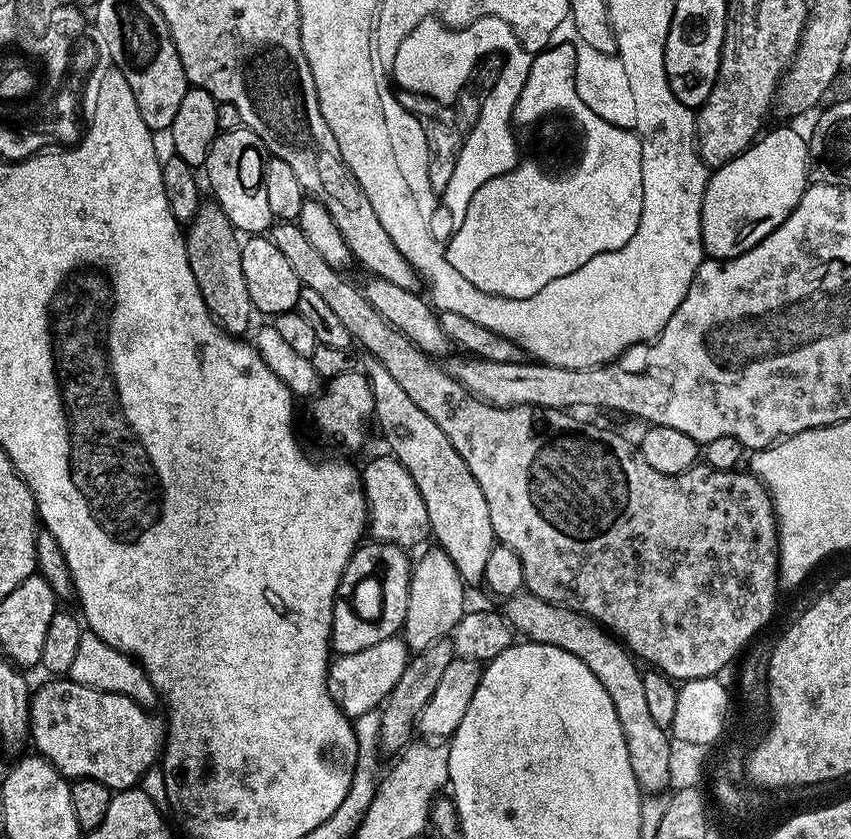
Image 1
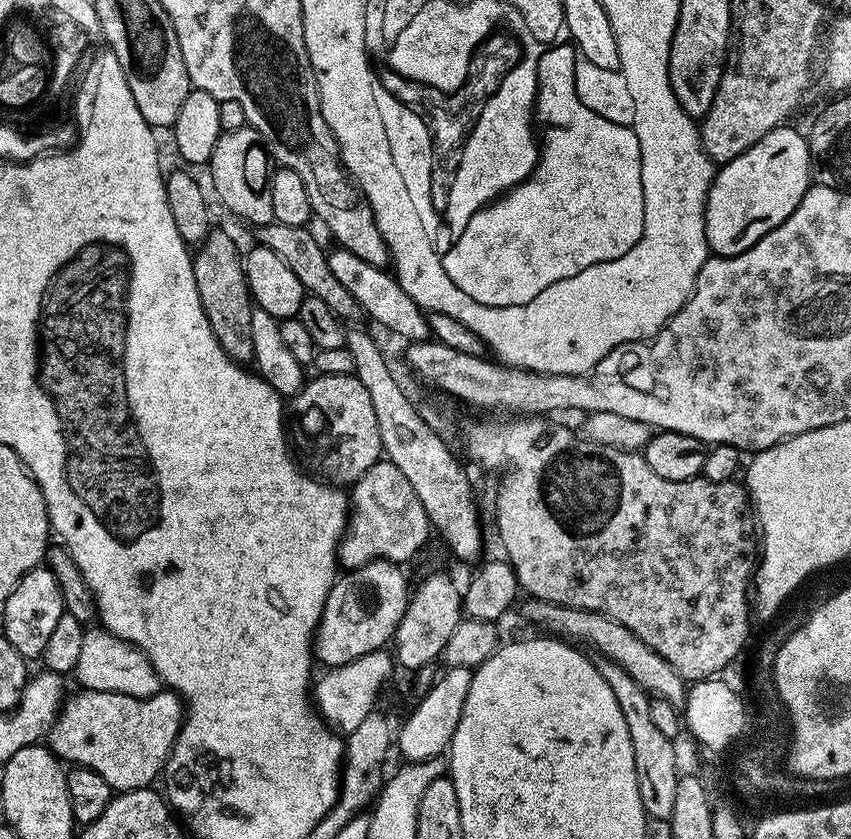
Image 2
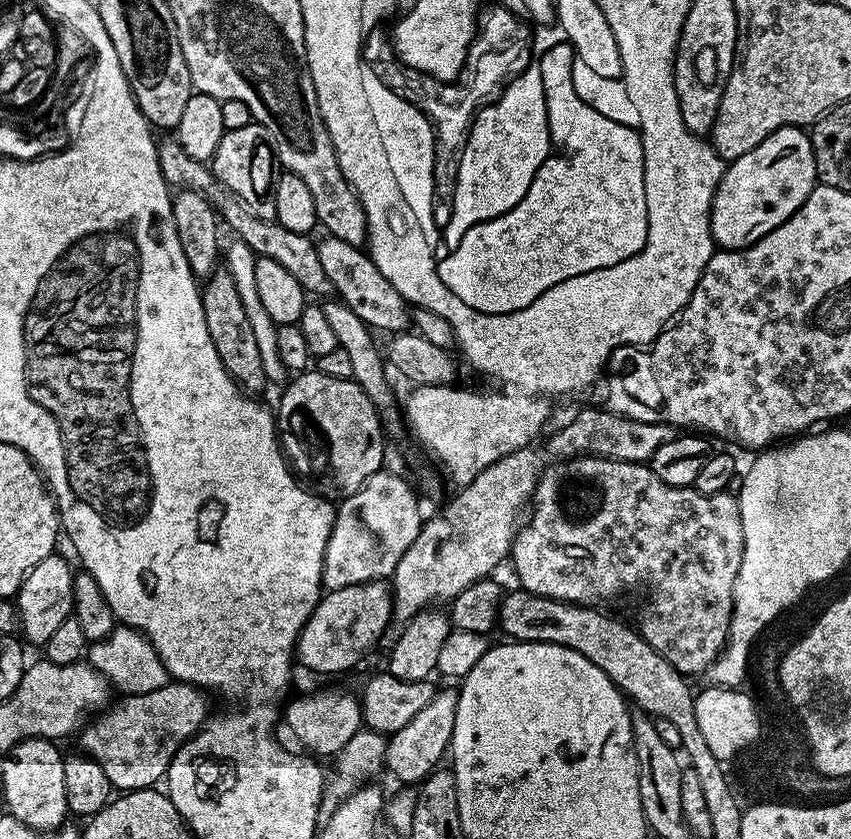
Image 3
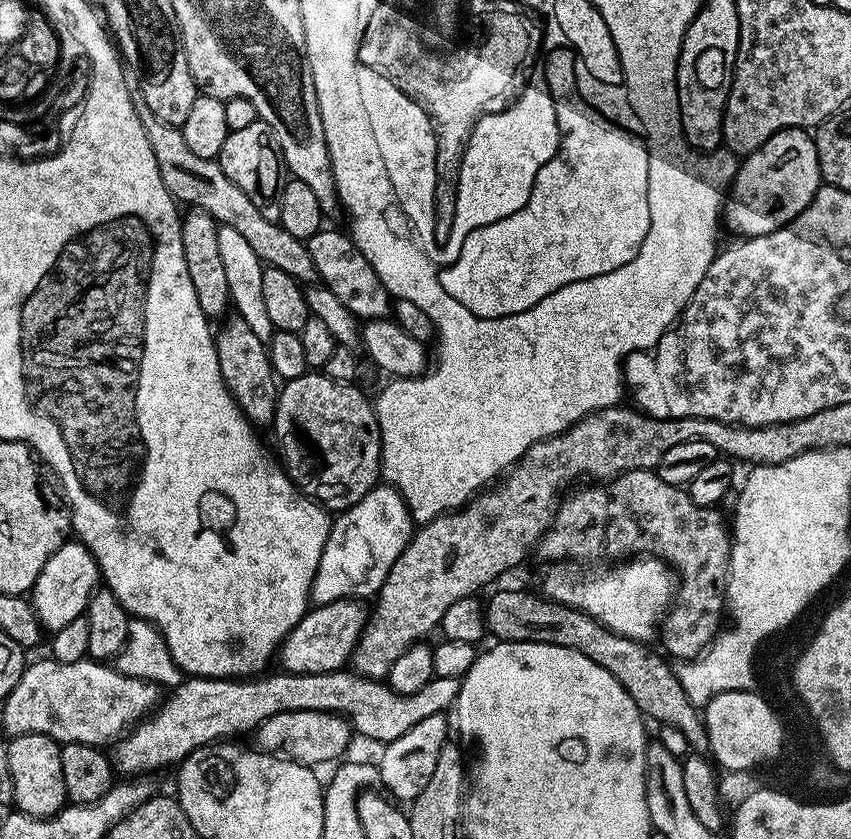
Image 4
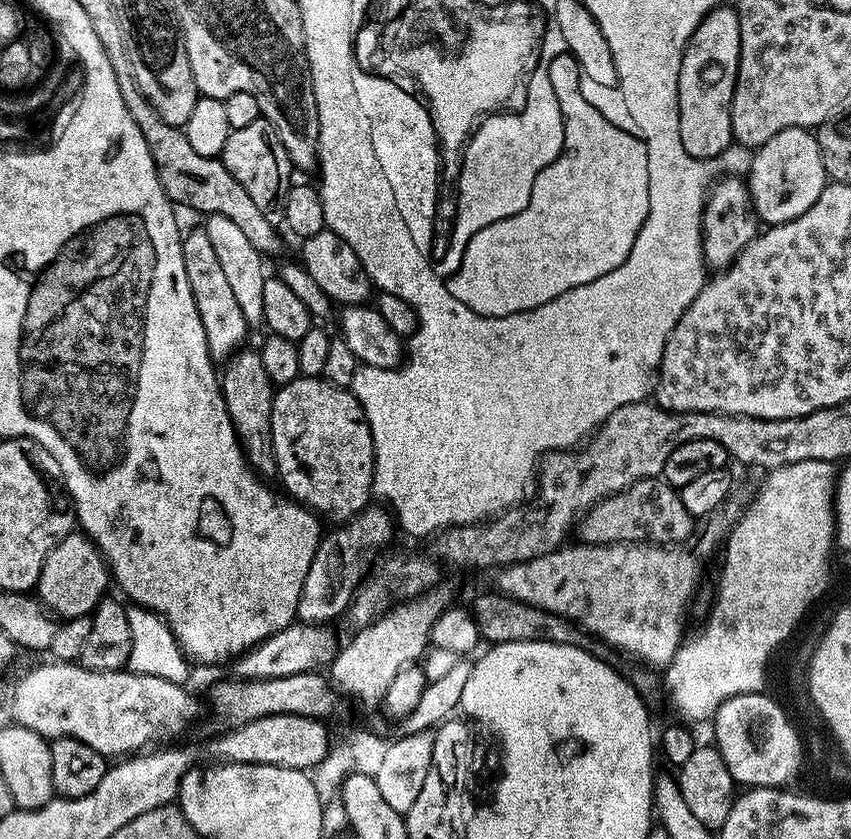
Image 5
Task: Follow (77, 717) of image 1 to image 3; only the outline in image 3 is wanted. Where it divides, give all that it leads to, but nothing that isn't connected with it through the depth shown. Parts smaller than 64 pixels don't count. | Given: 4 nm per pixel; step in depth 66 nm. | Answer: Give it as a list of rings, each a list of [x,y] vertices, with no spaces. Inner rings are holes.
[[[172,680],[166,686],[162,686],[162,690],[154,690],[141,696],[127,695],[121,704],[113,703],[107,711],[97,715],[95,719],[79,729],[79,751],[97,760],[102,770],[106,770],[106,778],[110,778],[113,789],[121,793],[159,785],[167,777],[168,767],[174,754],[178,754],[180,747],[194,733],[200,731],[209,719],[208,700],[204,696],[207,695],[195,684],[183,684],[181,680]]]

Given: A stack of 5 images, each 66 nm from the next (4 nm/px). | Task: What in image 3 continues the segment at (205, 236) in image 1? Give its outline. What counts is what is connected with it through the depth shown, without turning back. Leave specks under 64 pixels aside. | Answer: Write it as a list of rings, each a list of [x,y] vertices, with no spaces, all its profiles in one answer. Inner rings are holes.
[[[217,270],[203,281],[200,301],[206,314],[206,330],[210,330],[210,338],[214,342],[214,350],[218,350],[218,358],[222,358],[222,366],[232,376],[233,382],[249,394],[260,394],[270,377],[262,368],[262,357],[258,350],[258,342],[254,342],[254,329],[246,319],[246,310],[242,306],[242,297],[234,286],[234,278],[226,270]]]

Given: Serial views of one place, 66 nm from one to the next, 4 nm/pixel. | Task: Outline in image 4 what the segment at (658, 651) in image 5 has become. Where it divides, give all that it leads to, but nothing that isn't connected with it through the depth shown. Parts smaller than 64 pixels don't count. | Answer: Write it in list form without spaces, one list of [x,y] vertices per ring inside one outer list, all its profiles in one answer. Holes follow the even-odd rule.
[[[646,556],[629,558],[611,566],[596,566],[593,572],[583,572],[576,562],[552,562],[540,580],[539,591],[549,600],[580,608],[590,618],[602,622],[610,630],[631,640],[655,641],[658,629],[671,608],[678,587],[678,577],[663,560]]]

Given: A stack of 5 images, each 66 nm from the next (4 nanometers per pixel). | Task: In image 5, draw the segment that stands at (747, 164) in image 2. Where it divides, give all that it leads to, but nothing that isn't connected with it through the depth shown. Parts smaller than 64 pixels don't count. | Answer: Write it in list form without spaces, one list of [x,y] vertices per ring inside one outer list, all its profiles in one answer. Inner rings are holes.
[[[787,128],[770,142],[751,153],[752,165],[748,168],[746,183],[752,211],[765,225],[785,224],[797,220],[822,194],[826,177],[822,166],[822,154],[818,150],[815,135],[807,128]]]

